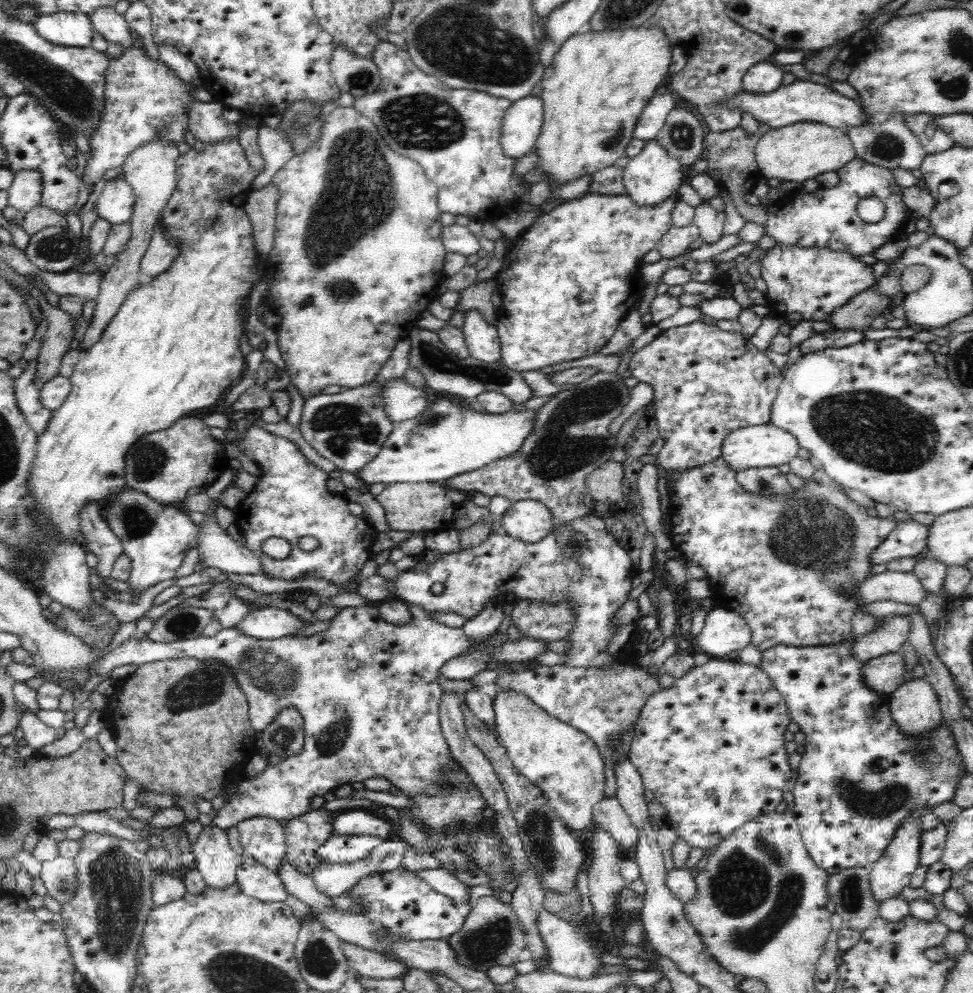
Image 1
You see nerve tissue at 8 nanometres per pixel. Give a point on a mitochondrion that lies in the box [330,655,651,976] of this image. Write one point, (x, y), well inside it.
(484, 943)

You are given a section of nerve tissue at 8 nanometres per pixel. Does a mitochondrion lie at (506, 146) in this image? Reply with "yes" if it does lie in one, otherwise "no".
no

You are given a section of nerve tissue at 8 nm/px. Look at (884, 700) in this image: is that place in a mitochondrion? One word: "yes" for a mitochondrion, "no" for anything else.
no

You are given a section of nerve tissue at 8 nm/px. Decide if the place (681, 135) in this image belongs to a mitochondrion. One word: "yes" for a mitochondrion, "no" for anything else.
yes

